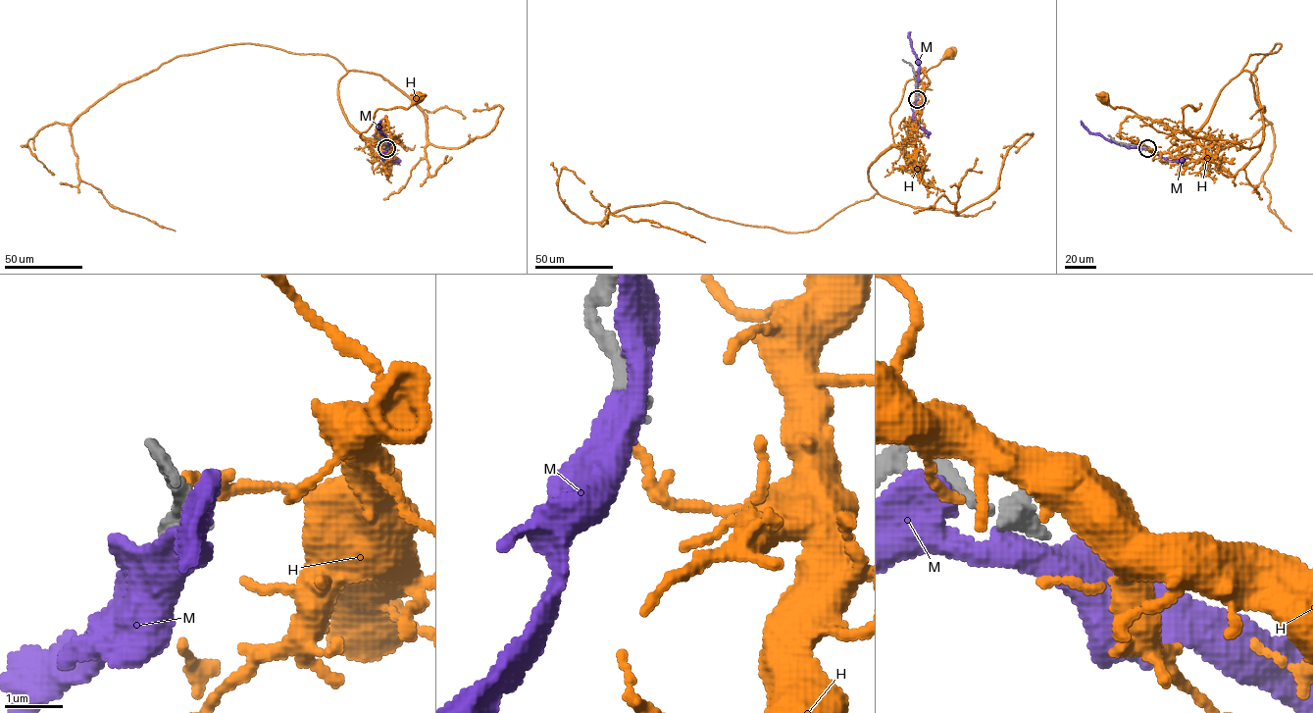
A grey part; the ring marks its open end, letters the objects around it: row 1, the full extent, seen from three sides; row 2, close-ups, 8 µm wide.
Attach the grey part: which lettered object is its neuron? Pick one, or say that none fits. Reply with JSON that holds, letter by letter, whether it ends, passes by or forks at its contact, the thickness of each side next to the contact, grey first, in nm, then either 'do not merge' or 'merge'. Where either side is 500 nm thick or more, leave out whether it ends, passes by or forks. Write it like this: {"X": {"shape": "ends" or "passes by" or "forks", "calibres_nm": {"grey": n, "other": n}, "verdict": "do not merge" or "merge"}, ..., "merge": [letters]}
{"H": {"shape": "ends", "calibres_nm": {"grey": 440, "other": 150}, "verdict": "do not merge"}, "M": {"shape": "passes by", "calibres_nm": {"grey": 440, "other": 460}, "verdict": "do not merge"}, "merge": []}

